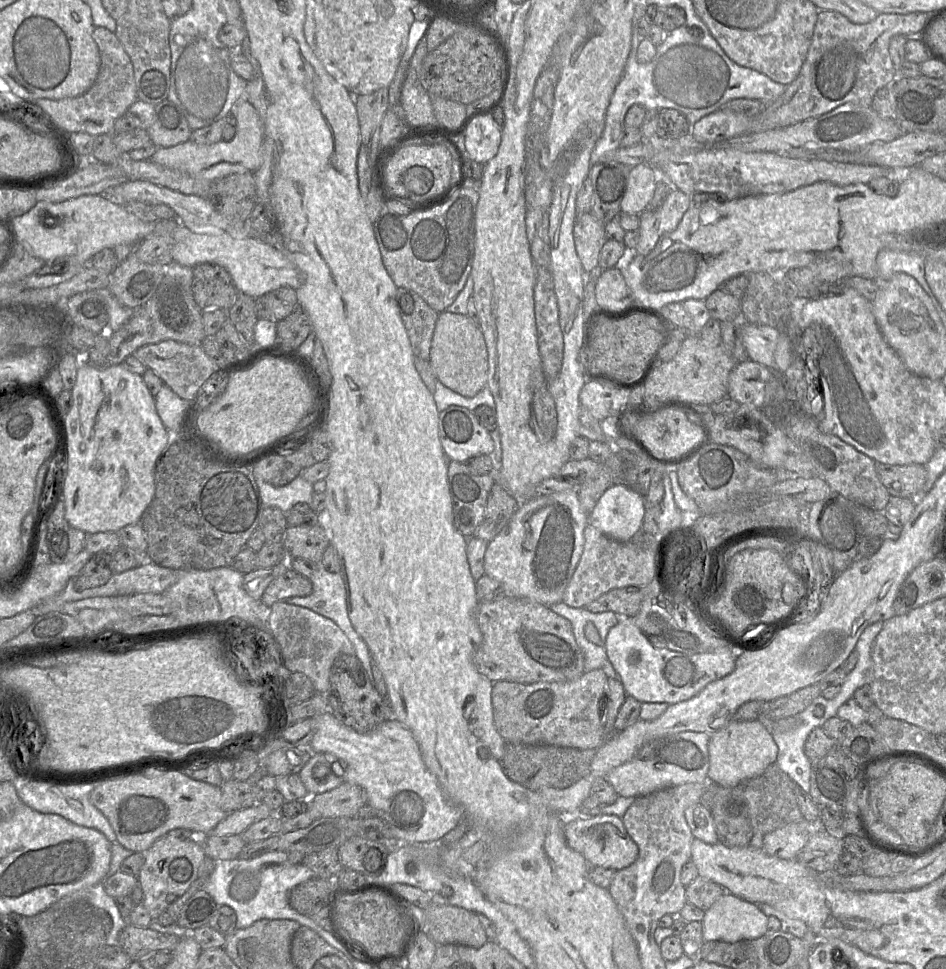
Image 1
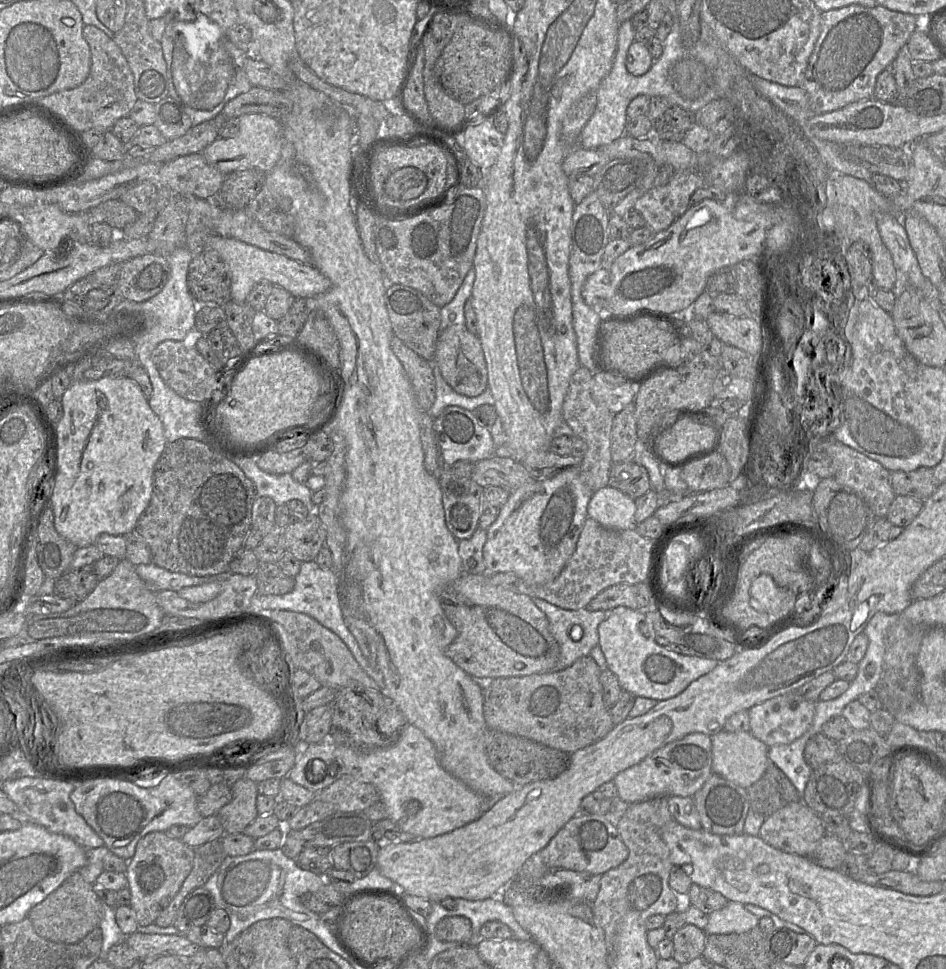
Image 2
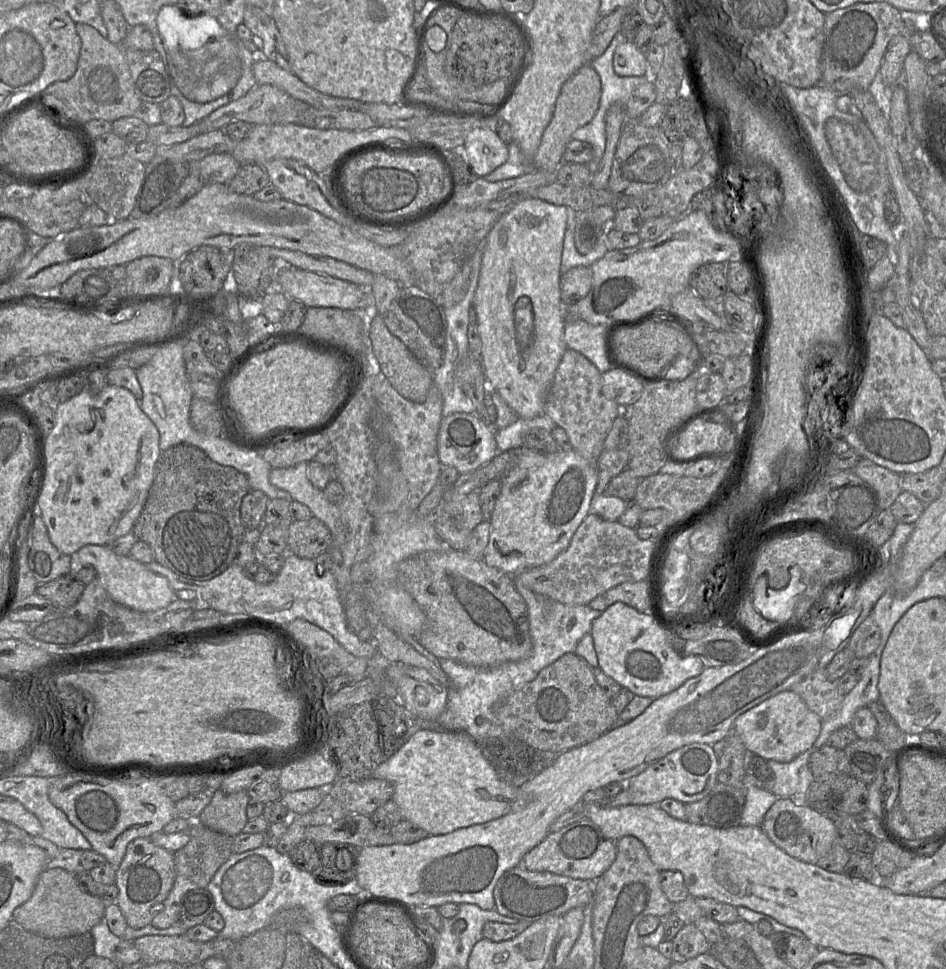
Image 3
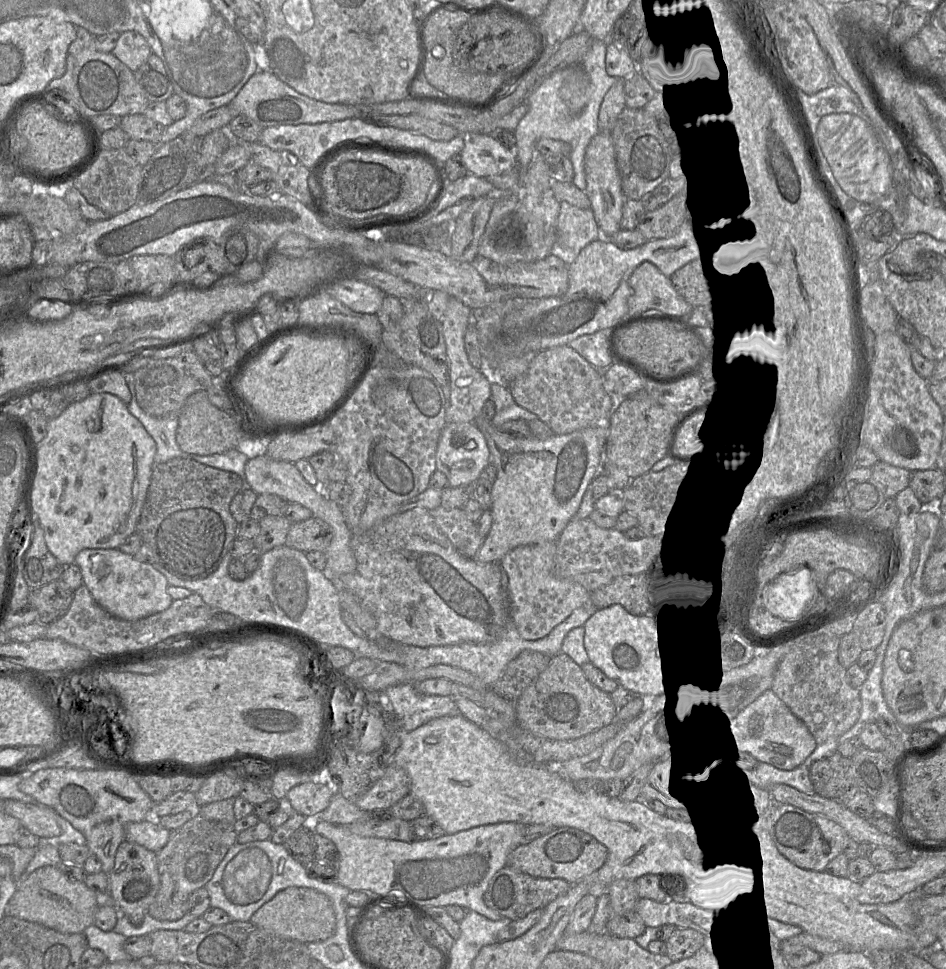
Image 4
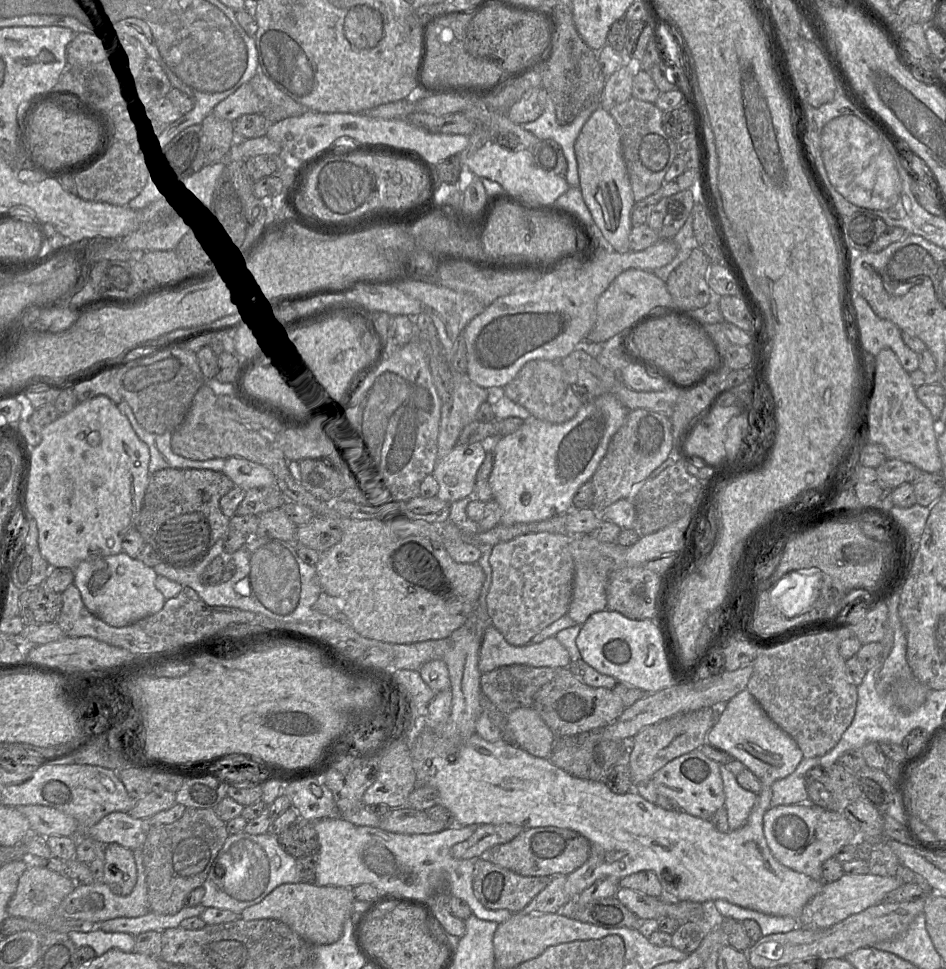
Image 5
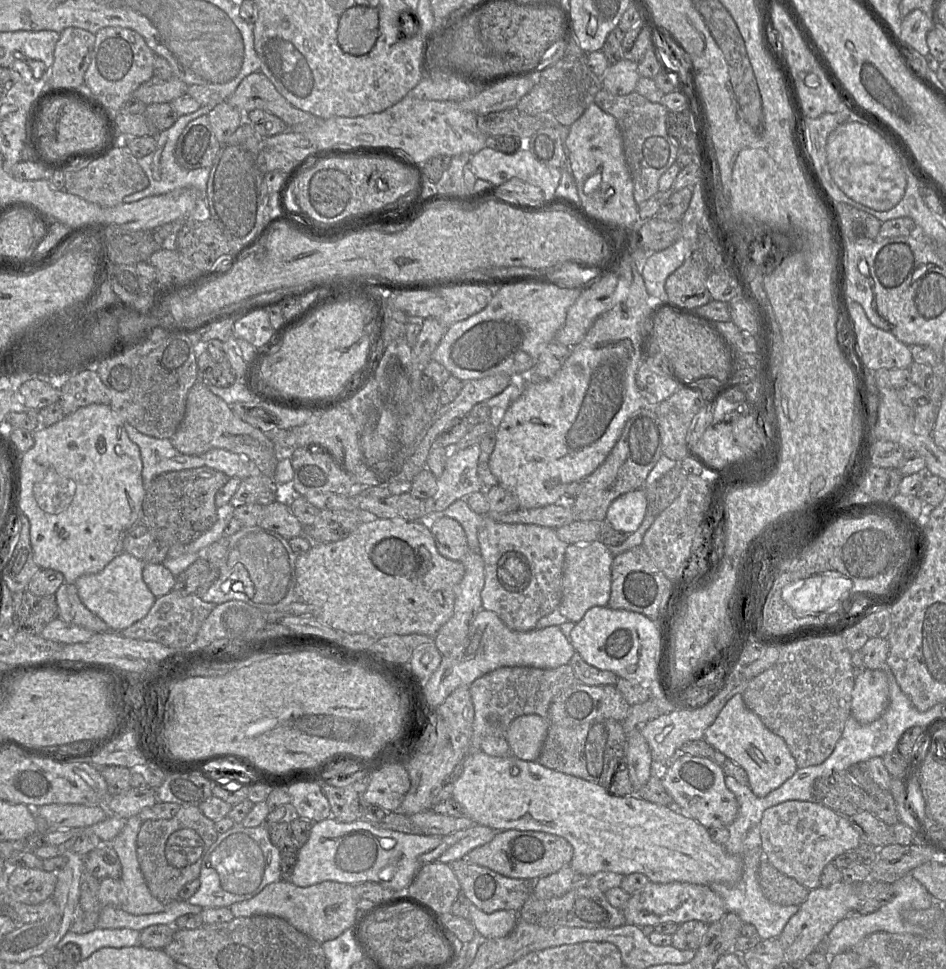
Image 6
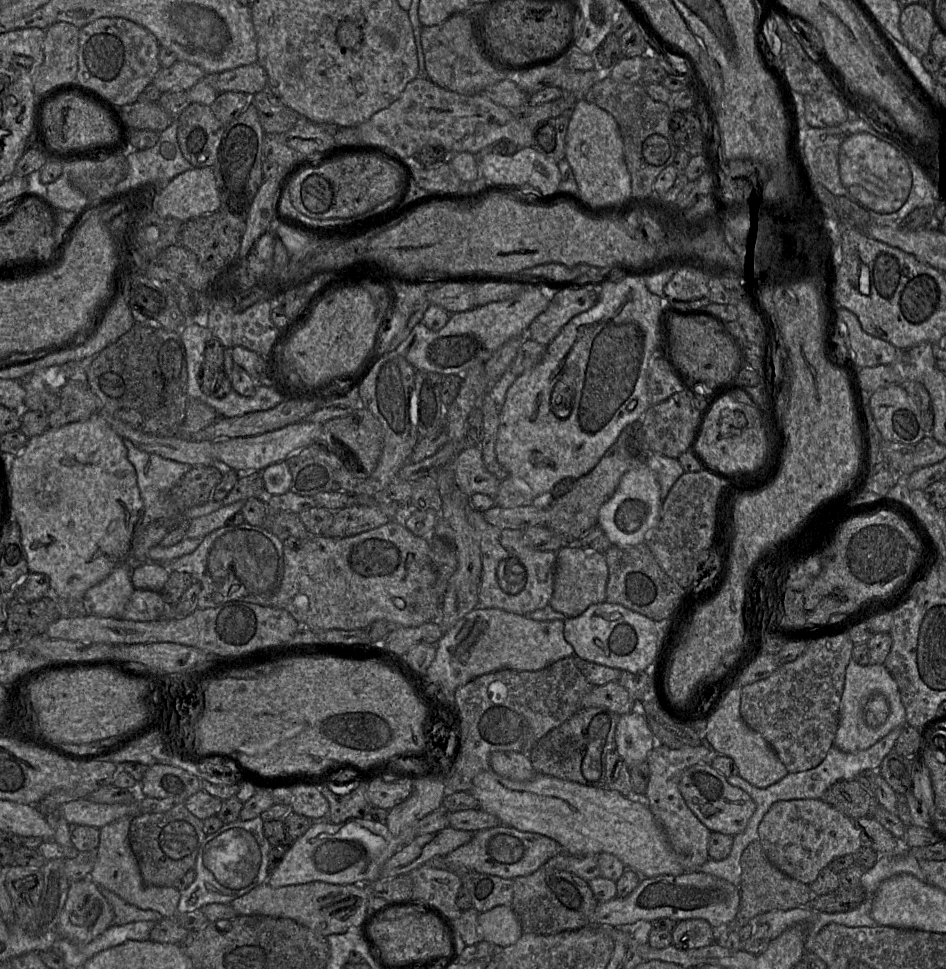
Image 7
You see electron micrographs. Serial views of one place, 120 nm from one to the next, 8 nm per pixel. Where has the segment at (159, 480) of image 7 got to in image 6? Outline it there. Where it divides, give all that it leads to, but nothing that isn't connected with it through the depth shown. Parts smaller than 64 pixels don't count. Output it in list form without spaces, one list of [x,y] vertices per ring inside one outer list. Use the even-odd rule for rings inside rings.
[[[124,422],[124,428],[129,439],[140,449],[145,491],[160,474],[205,466],[205,460],[201,456],[179,452],[170,439],[158,439],[143,434],[128,422]]]

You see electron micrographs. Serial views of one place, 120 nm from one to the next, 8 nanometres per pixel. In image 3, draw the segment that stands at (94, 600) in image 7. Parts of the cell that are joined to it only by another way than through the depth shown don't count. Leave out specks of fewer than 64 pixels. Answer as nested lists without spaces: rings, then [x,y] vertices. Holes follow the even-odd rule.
[[[88,544],[70,556],[73,558],[73,564],[94,566],[97,578],[109,596],[115,602],[133,610],[155,611],[166,607],[176,598],[176,593],[166,577],[153,572],[130,555],[116,554],[108,545]]]

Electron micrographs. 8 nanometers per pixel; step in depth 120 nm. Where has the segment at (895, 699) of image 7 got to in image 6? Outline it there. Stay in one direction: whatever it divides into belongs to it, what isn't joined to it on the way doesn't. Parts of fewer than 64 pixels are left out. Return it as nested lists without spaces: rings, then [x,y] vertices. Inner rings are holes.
[[[865,669],[857,675],[852,690],[850,715],[859,723],[877,720],[888,706],[888,681],[882,669]]]

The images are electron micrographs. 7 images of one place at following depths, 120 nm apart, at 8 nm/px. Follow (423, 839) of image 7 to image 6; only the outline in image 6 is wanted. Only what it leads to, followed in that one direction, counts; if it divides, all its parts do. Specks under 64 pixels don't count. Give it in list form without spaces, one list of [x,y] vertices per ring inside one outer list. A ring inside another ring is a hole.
[[[474,824],[470,828],[443,836],[441,843],[435,849],[419,857],[419,866],[463,859],[474,848],[490,842],[498,832],[491,827]]]

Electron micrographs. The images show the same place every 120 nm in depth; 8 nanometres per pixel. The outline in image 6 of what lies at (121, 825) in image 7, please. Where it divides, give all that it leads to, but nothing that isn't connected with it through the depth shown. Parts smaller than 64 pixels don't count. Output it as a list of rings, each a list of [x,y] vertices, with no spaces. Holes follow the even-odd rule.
[[[138,815],[128,818],[121,832],[111,841],[111,845],[119,857],[122,873],[117,879],[104,878],[100,880],[98,899],[102,907],[111,905],[133,915],[144,915],[162,912],[169,905],[160,902],[151,894],[140,869],[136,840],[141,825],[142,820]]]

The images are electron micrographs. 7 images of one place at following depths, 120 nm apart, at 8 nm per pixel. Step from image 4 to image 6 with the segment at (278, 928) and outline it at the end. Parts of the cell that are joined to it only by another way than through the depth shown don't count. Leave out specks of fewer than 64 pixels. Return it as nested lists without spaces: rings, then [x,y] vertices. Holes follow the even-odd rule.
[[[289,881],[273,882],[254,897],[236,902],[229,908],[235,917],[276,916],[320,944],[339,937],[351,928],[358,915],[360,898],[355,886],[325,881],[309,887],[298,887]]]

